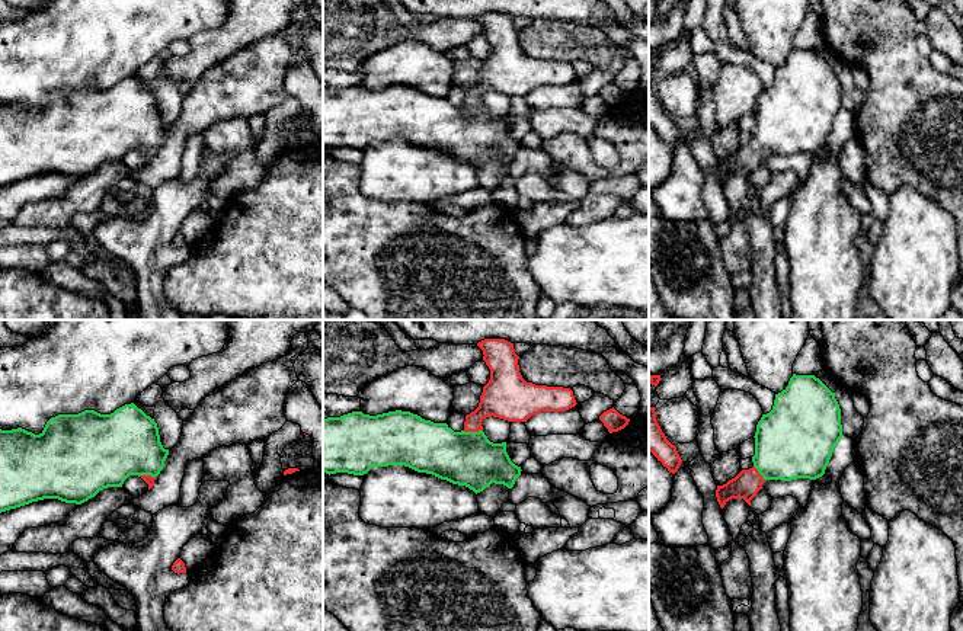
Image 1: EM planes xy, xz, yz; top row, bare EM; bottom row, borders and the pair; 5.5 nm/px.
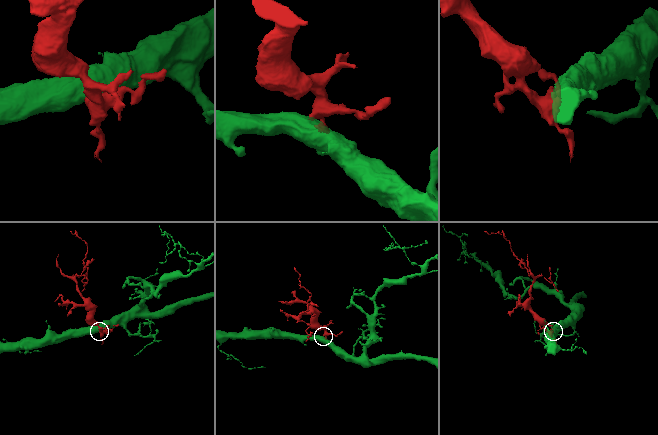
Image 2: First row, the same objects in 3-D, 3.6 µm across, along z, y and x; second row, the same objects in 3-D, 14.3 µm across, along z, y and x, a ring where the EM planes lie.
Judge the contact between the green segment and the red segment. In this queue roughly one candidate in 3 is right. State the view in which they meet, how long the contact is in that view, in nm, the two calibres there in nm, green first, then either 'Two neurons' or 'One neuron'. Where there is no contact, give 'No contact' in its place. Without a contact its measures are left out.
Touches green in xz. Shared border 110 nm. Thickness 300 nm (green) against 220 nm. One neuron

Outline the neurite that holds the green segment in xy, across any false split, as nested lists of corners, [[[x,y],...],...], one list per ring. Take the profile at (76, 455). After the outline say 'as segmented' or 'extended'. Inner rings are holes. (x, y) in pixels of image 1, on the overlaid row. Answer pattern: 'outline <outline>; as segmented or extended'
outline [[[134,403],[111,414],[58,414],[39,435],[22,427],[0,429],[0,513],[44,499],[81,505],[103,489],[122,487],[129,475],[141,477],[150,490],[167,455],[157,423]]]; extended

